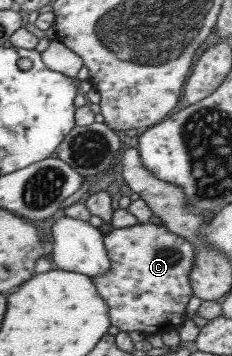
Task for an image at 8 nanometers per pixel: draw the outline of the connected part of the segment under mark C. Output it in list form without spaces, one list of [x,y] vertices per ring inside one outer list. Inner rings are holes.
[[[146,222],[112,228],[103,234],[103,246],[109,259],[109,270],[91,280],[107,305],[110,325],[119,331],[155,335],[177,329],[187,320],[184,309],[190,295],[186,295],[186,287],[195,257],[190,242],[162,225]]]

